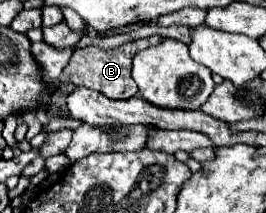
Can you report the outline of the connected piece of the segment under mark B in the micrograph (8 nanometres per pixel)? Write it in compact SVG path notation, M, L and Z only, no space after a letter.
M154 35L154 37L146 37L146 39L136 39L132 43L126 43L122 47L116 49L100 49L100 47L82 47L82 49L74 49L66 69L64 69L64 79L68 79L74 85L82 85L88 89L94 89L110 99L130 99L132 95L138 93L136 83L132 81L132 57L134 53L148 49L152 45L158 45L162 41L162 37Z

